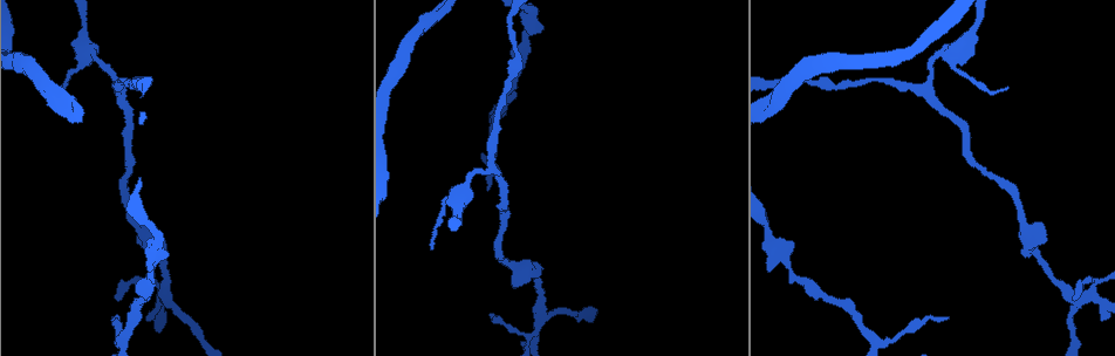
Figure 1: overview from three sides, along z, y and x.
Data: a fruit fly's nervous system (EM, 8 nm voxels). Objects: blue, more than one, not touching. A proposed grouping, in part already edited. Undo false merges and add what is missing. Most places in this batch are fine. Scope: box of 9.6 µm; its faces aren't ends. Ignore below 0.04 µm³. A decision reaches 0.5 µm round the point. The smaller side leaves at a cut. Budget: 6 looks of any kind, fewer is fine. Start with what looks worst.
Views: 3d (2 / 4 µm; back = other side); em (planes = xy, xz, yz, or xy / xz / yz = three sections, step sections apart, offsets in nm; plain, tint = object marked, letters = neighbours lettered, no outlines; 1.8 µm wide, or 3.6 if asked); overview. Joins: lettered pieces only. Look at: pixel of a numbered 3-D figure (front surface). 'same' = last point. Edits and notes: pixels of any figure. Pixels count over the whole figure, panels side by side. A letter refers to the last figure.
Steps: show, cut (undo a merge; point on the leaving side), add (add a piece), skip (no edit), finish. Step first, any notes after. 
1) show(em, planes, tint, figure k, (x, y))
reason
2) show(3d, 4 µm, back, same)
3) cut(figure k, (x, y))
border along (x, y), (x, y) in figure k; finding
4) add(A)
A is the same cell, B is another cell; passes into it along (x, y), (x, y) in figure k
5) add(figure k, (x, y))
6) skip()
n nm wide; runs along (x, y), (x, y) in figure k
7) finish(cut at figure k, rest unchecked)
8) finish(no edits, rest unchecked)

show(3d, 4 µm, figure 1, (768, 270))
free end

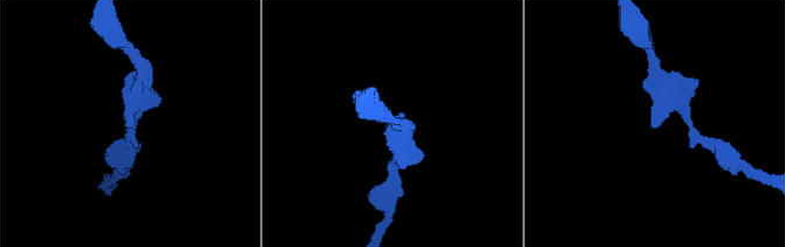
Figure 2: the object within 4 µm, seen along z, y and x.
show(em, 3.6 µm, planes, tint, figure 2, (132, 125))
need the tissue

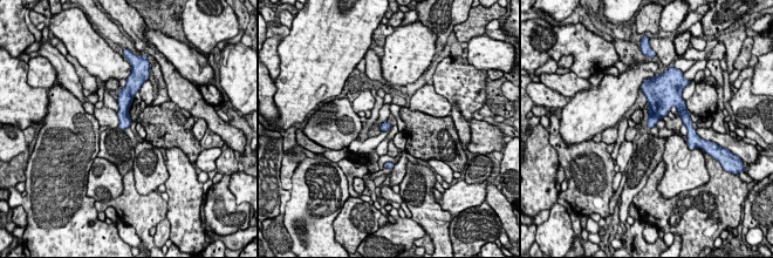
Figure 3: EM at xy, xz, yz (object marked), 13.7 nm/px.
show(em, 3.6 µm, planes, letters, same)
see the neighbours

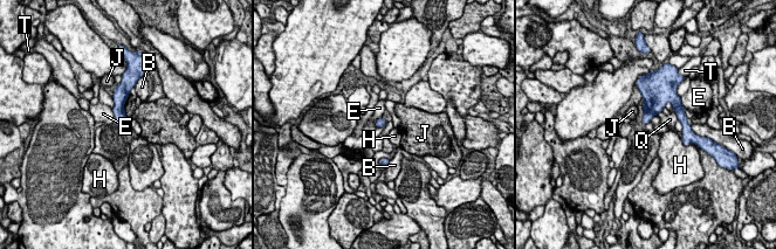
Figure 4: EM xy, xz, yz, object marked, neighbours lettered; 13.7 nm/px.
skip()
E touches over 220 nm; B, E, H, J, Q and T are other cells; border along (111, 108), (114, 123) in figure 4; none of them fits

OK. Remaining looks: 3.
show(em, planes, tint, figure 1, (490, 189))
tapers out

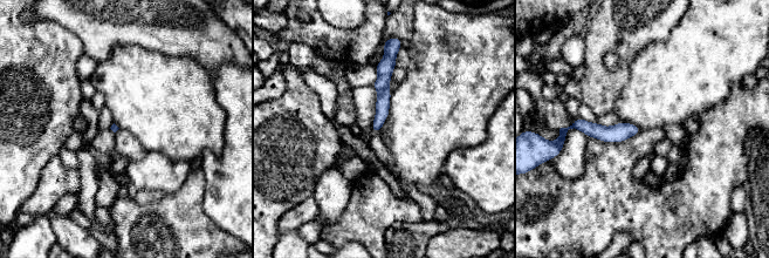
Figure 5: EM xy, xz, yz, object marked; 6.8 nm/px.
show(em, planes, letters, same)
see the neighbours

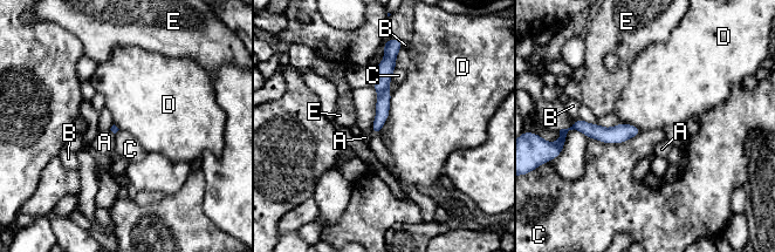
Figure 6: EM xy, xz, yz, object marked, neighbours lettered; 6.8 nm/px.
skip()
A, B, C, D and E are other cells; runs along (390, 59), (376, 130) in figure 6; none of them fits

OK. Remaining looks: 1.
finish(no edits, rest unchecked)

